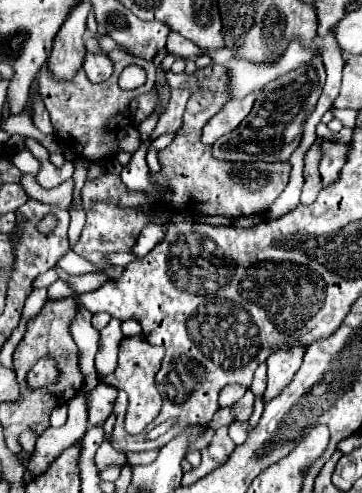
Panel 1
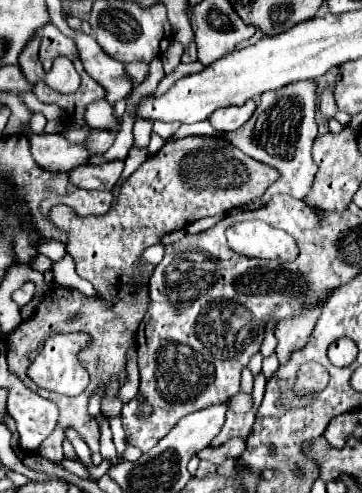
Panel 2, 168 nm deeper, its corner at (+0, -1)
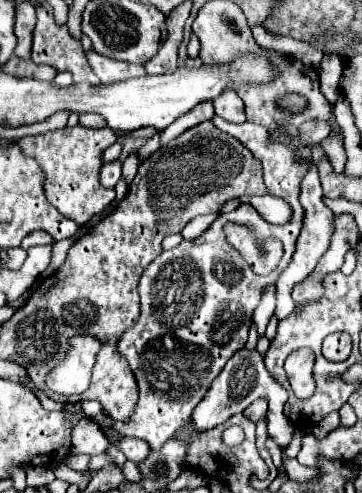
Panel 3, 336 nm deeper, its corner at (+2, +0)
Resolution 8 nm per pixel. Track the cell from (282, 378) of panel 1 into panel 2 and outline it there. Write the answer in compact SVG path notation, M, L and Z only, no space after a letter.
M315 308L311 312L303 312L303 316L295 316L295 320L283 320L283 324L277 324L275 354L279 358L279 364L287 364L291 354L301 350L307 344L311 332L313 332L313 326L319 318L319 310L321 308Z

